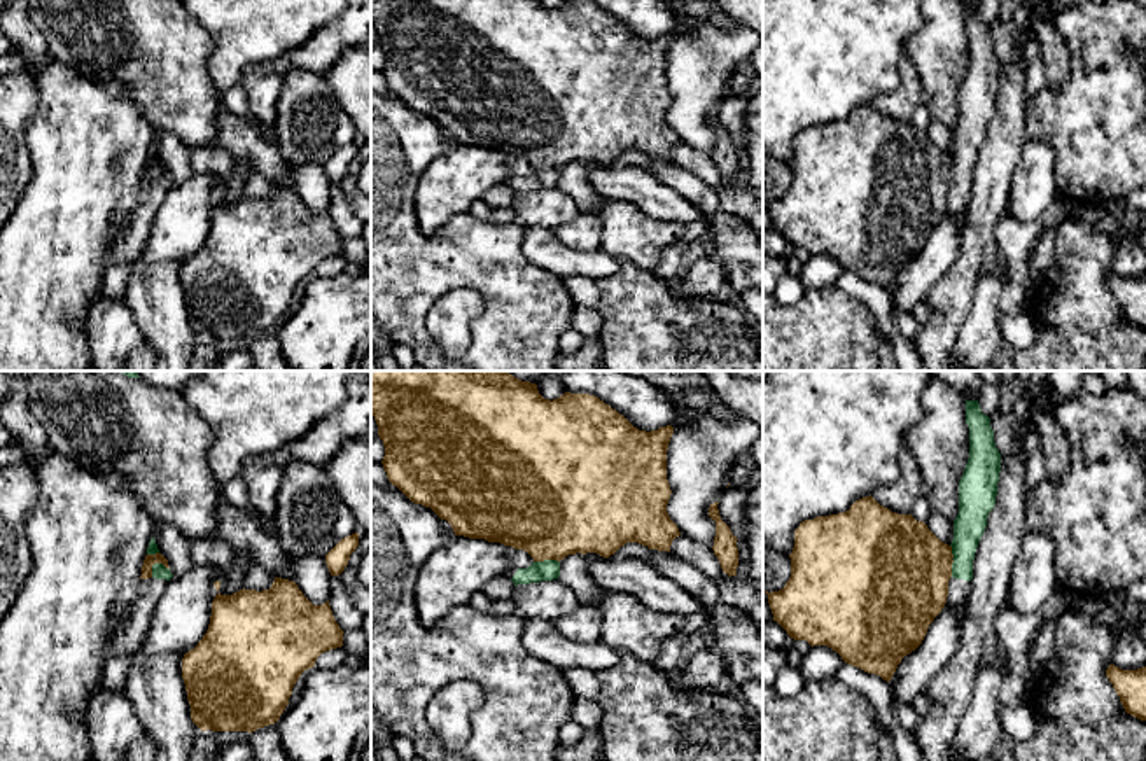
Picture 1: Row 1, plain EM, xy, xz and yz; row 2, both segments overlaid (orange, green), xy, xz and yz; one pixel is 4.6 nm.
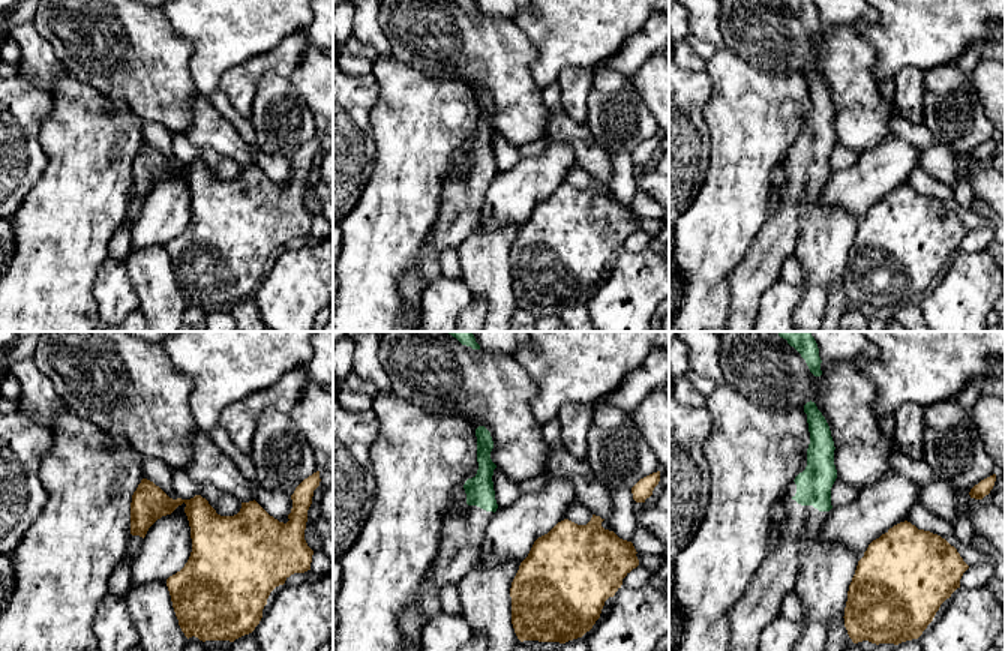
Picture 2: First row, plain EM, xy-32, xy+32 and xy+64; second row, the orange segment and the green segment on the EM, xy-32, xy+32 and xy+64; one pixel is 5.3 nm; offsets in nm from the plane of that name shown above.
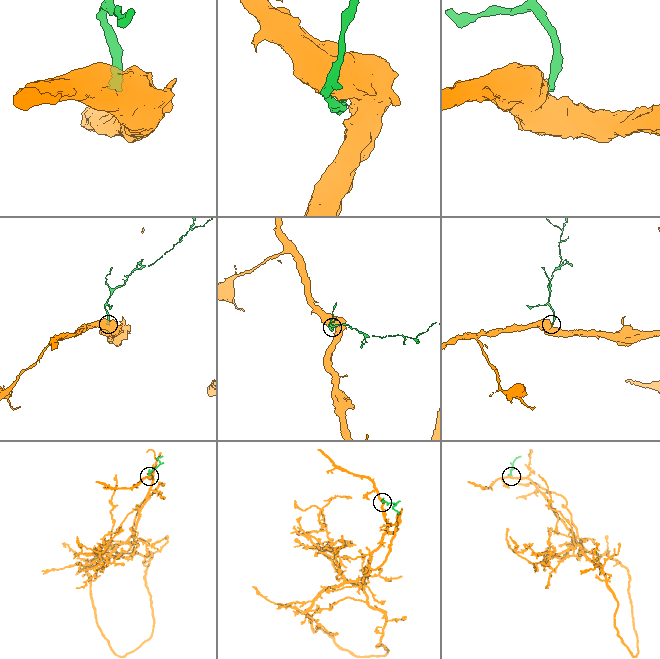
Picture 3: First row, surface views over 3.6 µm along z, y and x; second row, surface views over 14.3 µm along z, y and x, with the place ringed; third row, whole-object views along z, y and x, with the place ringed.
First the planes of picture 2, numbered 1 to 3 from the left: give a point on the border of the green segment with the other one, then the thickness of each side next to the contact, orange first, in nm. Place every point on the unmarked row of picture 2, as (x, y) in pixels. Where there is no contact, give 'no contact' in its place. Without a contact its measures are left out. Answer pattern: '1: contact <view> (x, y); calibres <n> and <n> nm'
1: no contact
2: no contact
3: no contact

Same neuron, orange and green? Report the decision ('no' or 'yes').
no

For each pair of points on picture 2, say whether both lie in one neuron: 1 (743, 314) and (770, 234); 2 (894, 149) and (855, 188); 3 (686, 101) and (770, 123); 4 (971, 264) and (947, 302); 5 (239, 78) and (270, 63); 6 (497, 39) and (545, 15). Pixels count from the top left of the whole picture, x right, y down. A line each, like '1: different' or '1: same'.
1: same
2: same
3: different
4: same
5: same
6: different

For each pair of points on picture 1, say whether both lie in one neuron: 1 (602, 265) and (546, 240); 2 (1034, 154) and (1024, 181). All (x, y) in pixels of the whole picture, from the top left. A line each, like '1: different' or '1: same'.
1: same
2: same

